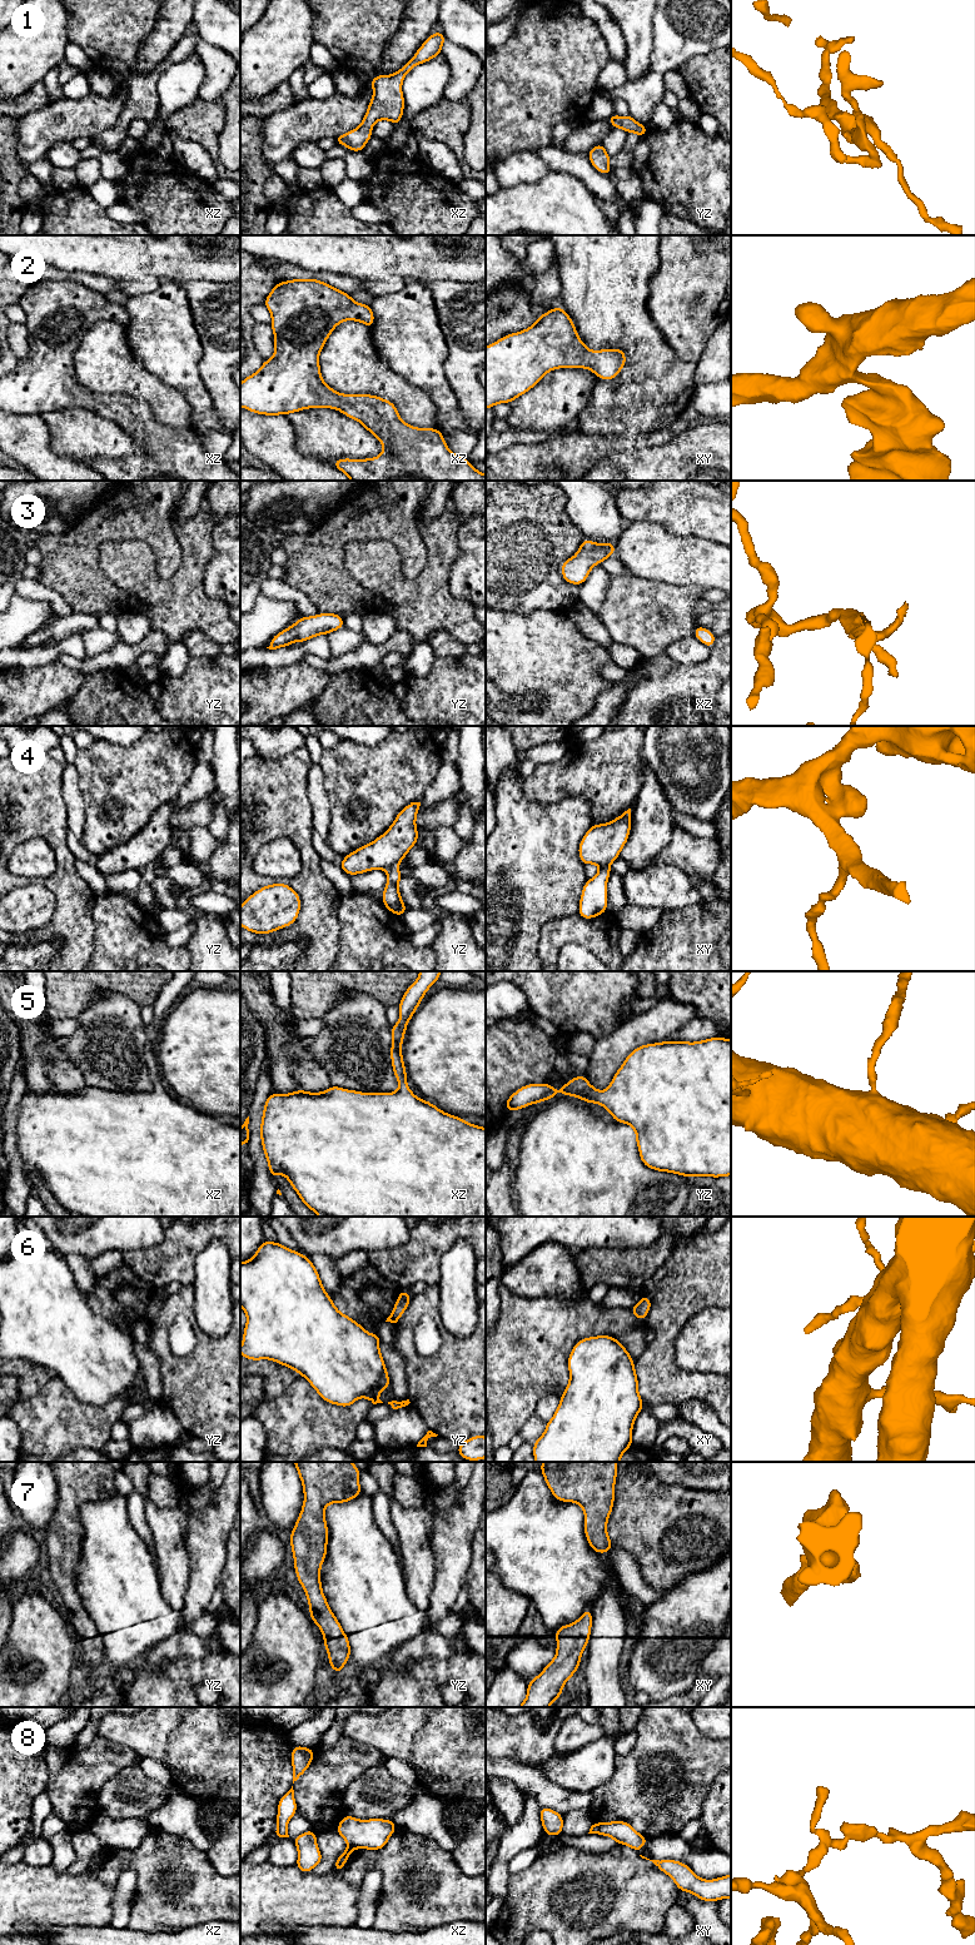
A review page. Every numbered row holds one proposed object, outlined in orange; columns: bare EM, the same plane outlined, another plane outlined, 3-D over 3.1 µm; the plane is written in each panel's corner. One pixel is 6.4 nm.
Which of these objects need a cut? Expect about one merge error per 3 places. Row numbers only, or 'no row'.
4, 8

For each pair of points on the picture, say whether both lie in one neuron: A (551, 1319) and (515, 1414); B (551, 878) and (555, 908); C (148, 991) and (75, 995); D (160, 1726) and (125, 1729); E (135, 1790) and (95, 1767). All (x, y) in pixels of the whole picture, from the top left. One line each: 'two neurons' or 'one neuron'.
A: one neuron
B: one neuron
C: one neuron
D: one neuron
E: two neurons

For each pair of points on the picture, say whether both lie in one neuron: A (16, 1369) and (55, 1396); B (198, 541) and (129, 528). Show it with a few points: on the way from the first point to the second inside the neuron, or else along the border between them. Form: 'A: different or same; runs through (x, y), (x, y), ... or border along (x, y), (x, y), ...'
A: different; border along (53, 1374), (35, 1394), (18, 1402)
B: different; border along (172, 523), (182, 553), (180, 566)

